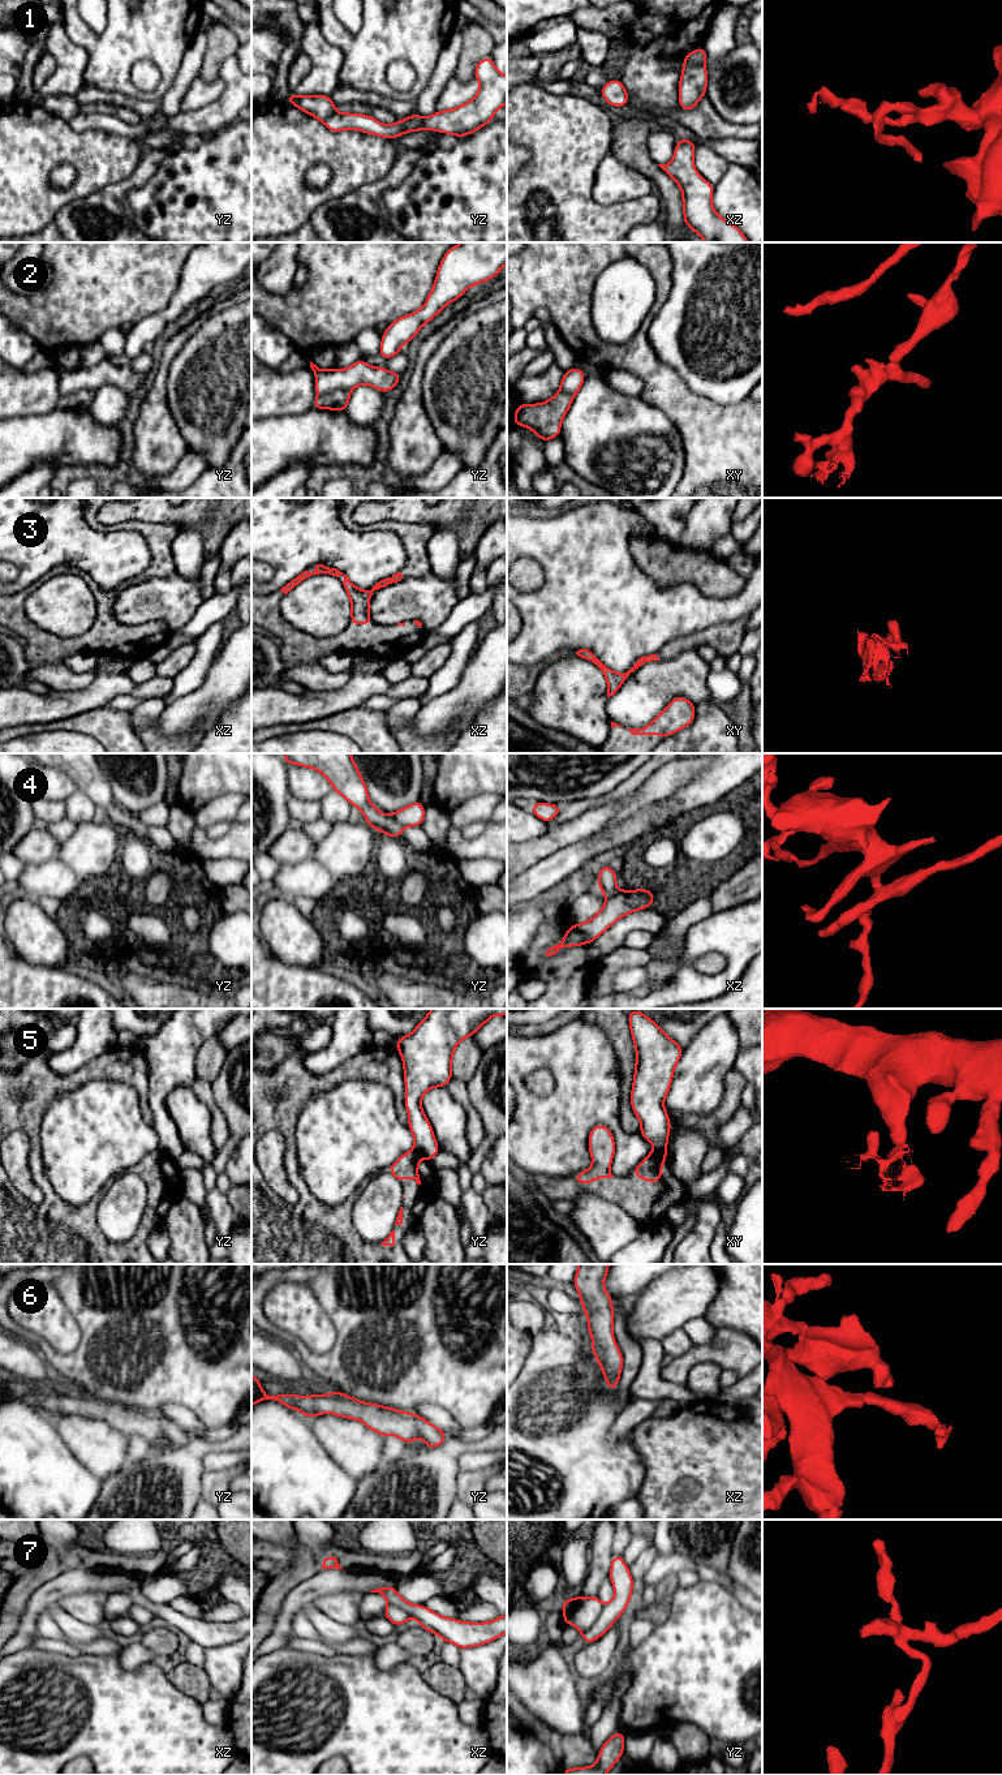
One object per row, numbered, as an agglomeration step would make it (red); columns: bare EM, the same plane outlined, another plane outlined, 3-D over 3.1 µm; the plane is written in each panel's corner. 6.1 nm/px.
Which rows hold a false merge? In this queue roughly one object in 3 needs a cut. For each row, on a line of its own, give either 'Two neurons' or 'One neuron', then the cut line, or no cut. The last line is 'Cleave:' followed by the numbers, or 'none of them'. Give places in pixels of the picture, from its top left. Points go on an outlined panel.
1: Two neurons. Split along xz (684, 60), (689, 63), (705, 61)
2: Two neurons. Split along yz (351, 390), (334, 390), (318, 395)
3: One neuron. No split
4: Two neurons. Split along yz (391, 816), (401, 828)
5: Two neurons. Split along xy (653, 1151), (665, 1152)
6: One neuron. No split
7: Two neurons. Split along yz (603, 1606), (597, 1620), (583, 1633)
Cleave: 1, 2, 4, 5, 7

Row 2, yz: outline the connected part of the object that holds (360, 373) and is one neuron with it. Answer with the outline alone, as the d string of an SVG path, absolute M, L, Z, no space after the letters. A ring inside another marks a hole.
M361 358L344 370L321 370L311 361L310 368L315 373L315 388L319 396L336 390L352 391L358 384L369 384L386 394L391 391L401 378L401 373L370 366Z

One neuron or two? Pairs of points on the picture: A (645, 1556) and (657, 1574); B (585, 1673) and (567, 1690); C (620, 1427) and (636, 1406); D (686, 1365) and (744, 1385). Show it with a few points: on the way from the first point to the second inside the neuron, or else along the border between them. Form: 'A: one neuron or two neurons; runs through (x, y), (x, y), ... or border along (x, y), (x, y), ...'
A: two neurons; border along (658, 1554), (645, 1574), (645, 1586)
B: two neurons; border along (575, 1675), (584, 1683)
C: one neuron; runs through (626, 1422), (636, 1412)
D: two neurons; border along (748, 1372), (736, 1379)

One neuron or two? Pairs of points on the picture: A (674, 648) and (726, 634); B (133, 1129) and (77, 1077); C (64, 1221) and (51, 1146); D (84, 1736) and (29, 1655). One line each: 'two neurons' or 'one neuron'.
A: one neuron
B: two neurons
C: two neurons
D: one neuron

